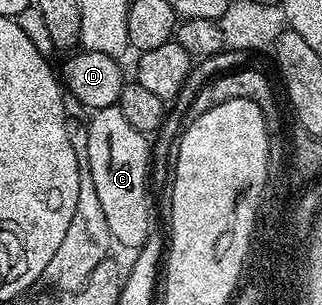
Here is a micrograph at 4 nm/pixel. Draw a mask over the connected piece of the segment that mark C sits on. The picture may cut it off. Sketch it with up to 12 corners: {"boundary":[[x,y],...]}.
{"boundary":[[118,104],[86,121],[89,170],[109,234],[153,236],[152,145]]}

